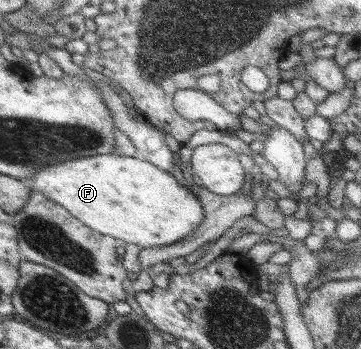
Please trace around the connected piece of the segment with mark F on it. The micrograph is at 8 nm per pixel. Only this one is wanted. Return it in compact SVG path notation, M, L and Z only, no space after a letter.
M118 153L79 157L76 161L62 162L42 168L30 176L27 183L30 190L43 193L54 203L59 203L70 215L84 223L90 229L122 239L141 249L172 245L192 235L204 219L204 210L197 195L181 182L179 174L161 171L154 165L136 159L134 156L122 156Z

